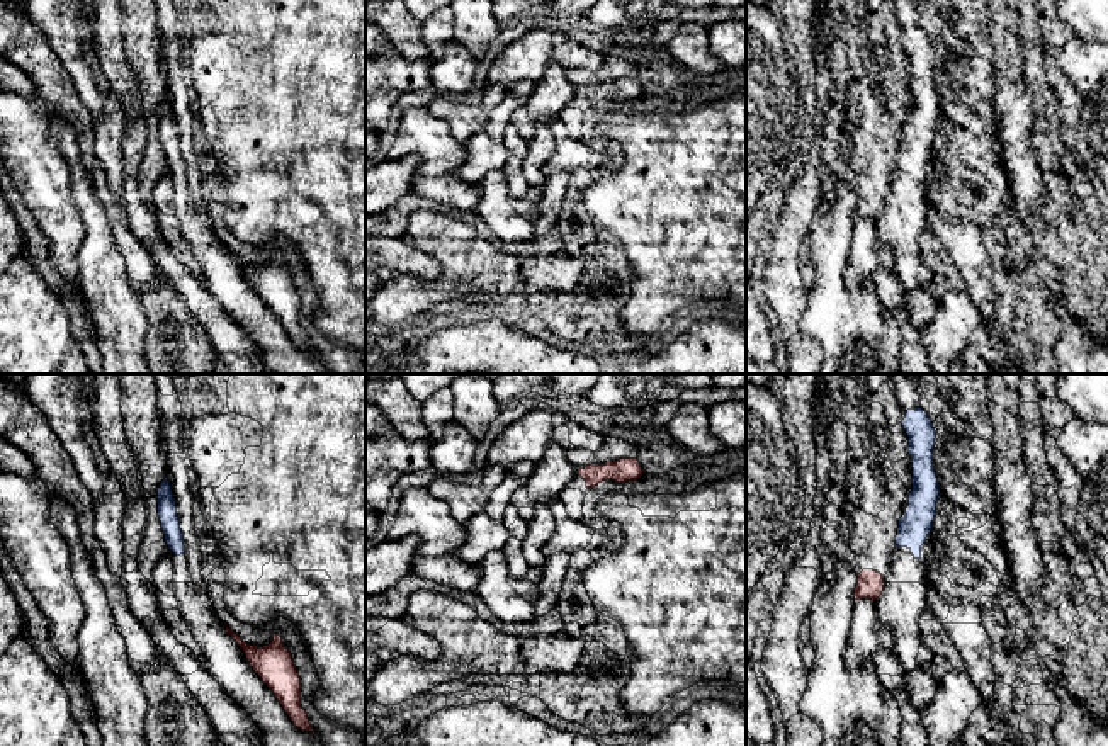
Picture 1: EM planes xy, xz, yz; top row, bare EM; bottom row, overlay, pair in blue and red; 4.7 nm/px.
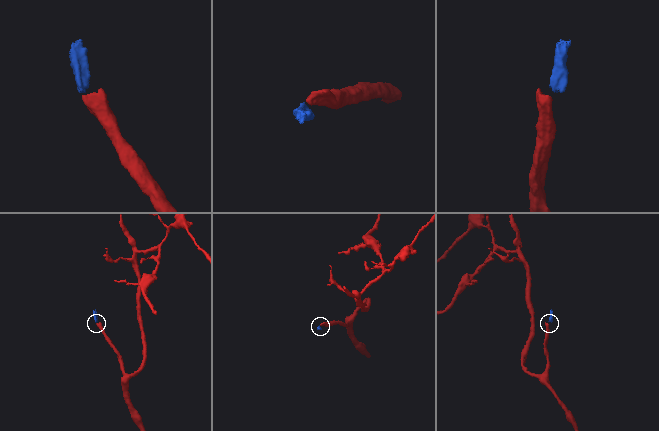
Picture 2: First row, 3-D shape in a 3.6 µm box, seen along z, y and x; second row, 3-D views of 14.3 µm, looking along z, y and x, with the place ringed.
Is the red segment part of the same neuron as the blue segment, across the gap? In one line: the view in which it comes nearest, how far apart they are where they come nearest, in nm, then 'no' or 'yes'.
yz | 160 nm | no

